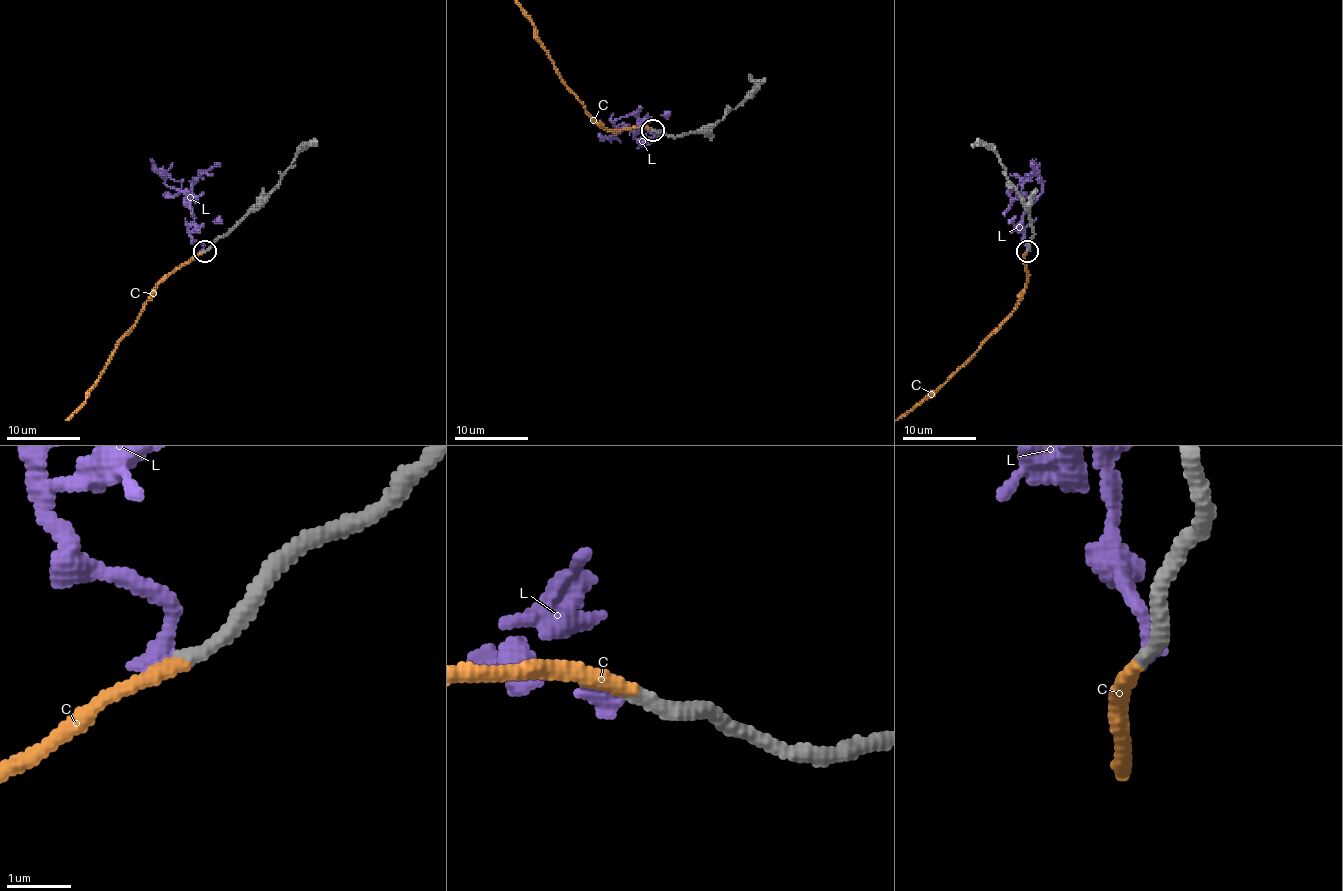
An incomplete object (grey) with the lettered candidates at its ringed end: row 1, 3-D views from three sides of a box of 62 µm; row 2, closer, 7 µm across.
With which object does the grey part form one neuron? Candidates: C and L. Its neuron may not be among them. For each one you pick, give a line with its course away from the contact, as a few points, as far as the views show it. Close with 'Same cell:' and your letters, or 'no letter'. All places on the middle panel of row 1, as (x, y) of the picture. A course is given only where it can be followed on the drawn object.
Same cell: C

